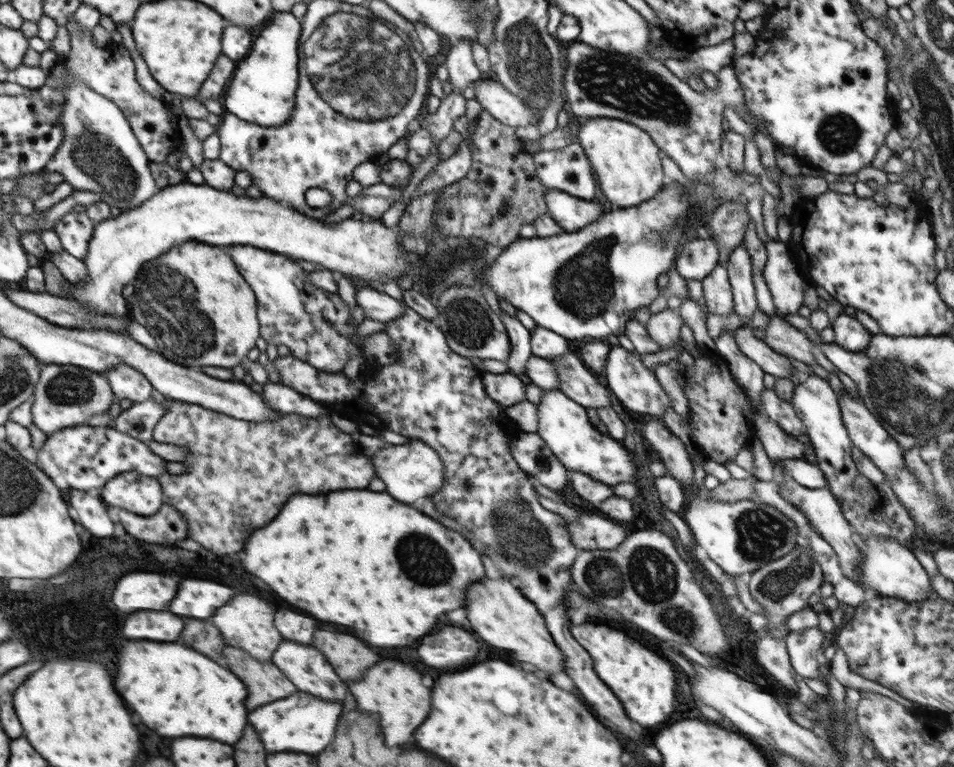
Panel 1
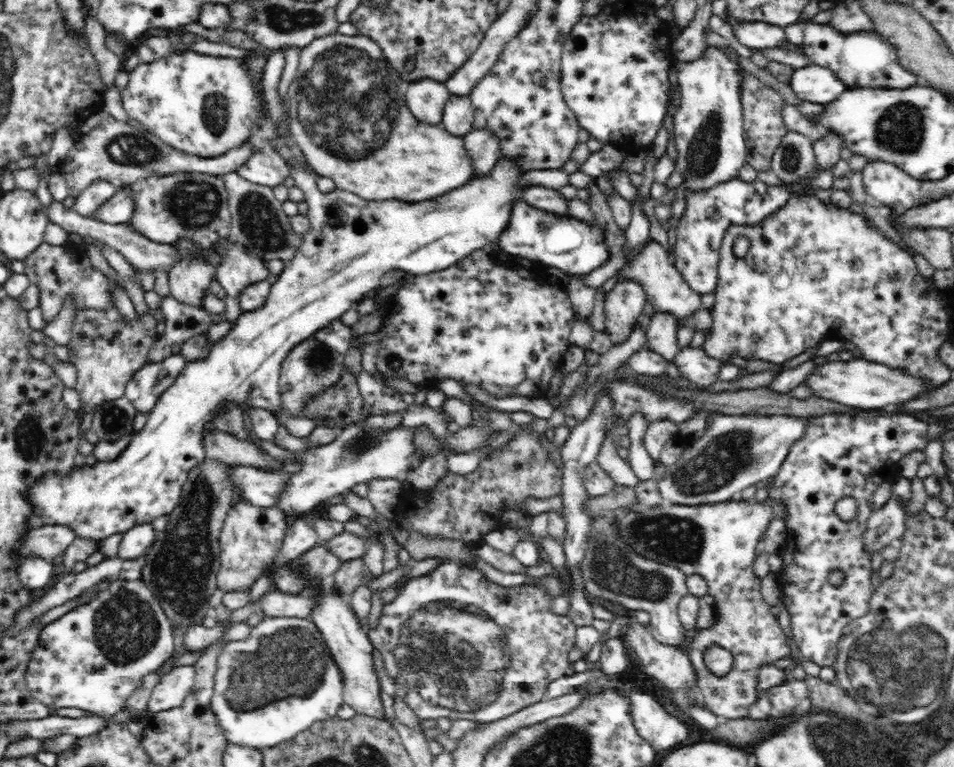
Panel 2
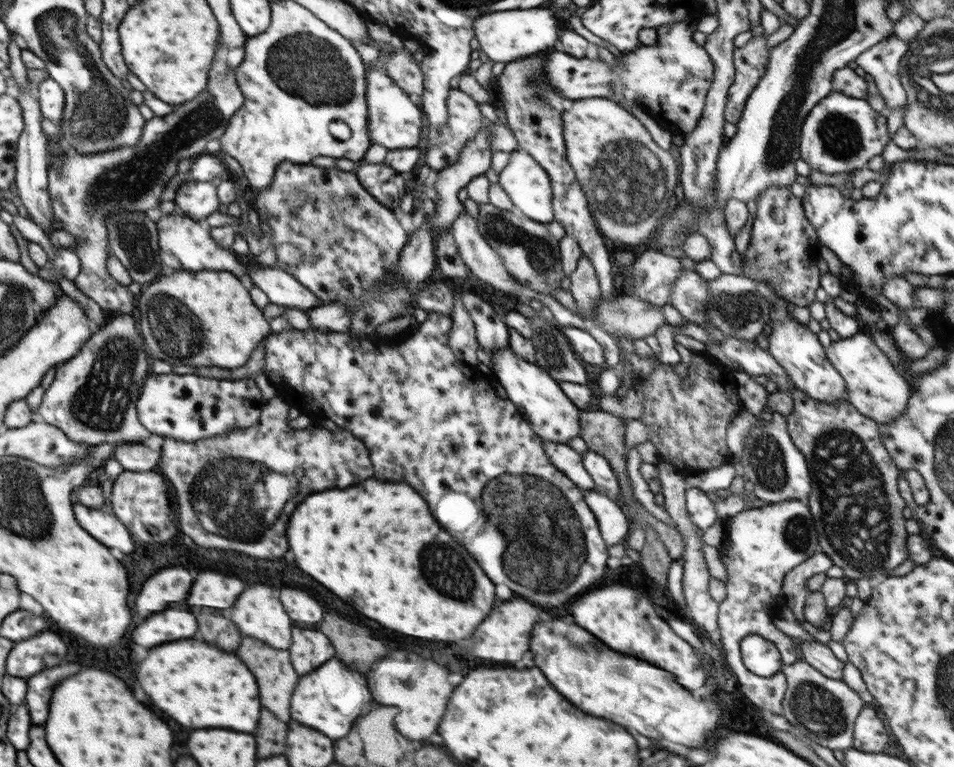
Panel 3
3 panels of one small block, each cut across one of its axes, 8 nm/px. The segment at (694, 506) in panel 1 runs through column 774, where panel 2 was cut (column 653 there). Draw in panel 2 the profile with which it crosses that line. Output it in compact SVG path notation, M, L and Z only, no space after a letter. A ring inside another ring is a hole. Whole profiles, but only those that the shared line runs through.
M737 497L711 505L684 506L665 504L654 506L654 508L629 507L620 511L616 522L614 522L623 540L634 551L638 552L638 555L676 567L684 572L686 576L699 574L706 579L708 594L712 595L715 600L716 622L710 628L696 629L690 633L690 638L683 648L688 653L694 669L696 669L701 700L722 721L750 718L748 716L750 706L758 698L758 668L768 664L768 662L773 663L792 654L792 650L788 645L788 638L782 631L780 622L771 614L770 605L762 598L760 578L755 576L753 571L757 546L762 542L762 536L764 536L772 518L780 518L780 520L786 518L786 505L782 501L774 501L774 499L767 497L763 502L755 501L752 504ZM712 644L721 646L732 653L732 668L724 676L716 676L716 674L708 671L708 667L704 663L704 652Z

